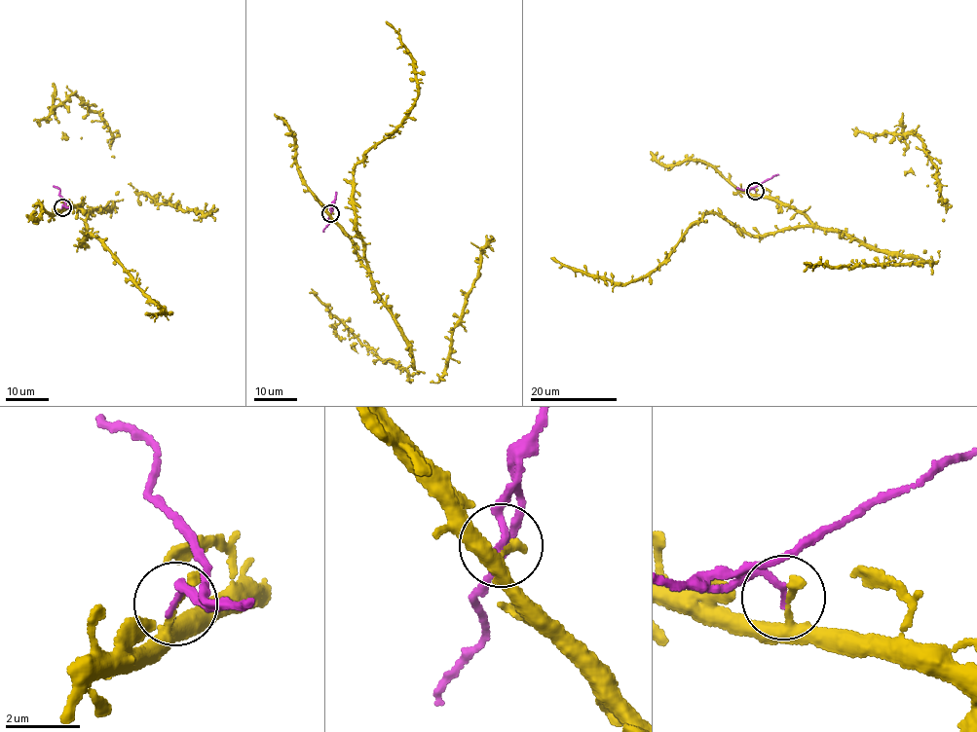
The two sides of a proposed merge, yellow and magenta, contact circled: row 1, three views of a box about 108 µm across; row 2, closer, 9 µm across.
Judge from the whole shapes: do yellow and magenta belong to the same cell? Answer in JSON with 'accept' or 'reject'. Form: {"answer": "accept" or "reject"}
{"answer": "reject"}

